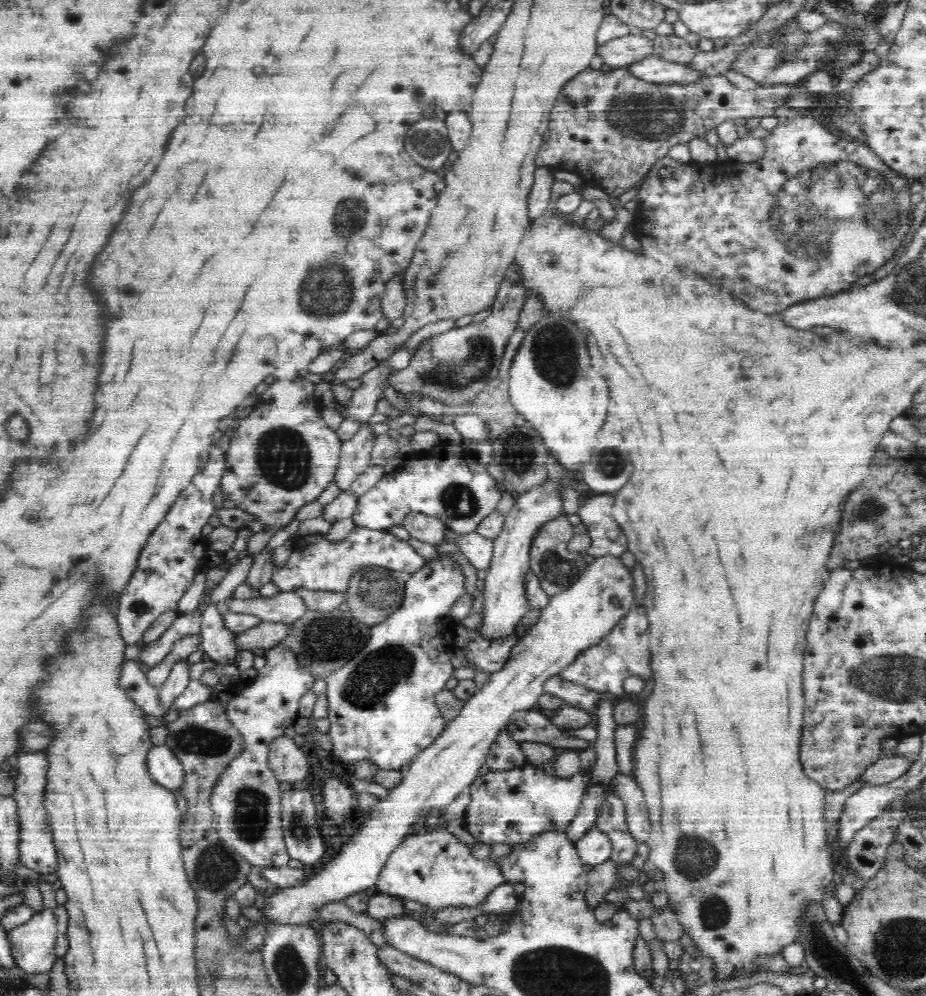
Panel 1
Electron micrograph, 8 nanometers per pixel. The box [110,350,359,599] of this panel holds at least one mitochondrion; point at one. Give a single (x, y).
(282, 457)

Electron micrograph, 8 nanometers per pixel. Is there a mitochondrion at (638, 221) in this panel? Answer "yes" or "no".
no

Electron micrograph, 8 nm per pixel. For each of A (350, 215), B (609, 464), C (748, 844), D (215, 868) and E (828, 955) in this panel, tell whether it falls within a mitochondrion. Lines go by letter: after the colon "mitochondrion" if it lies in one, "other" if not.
A: mitochondrion
B: mitochondrion
C: other
D: mitochondrion
E: mitochondrion

